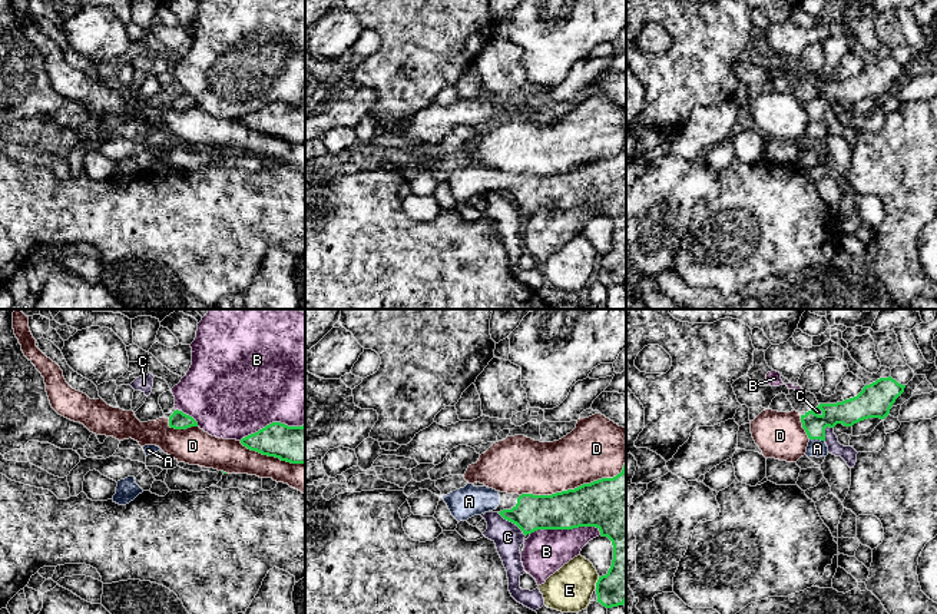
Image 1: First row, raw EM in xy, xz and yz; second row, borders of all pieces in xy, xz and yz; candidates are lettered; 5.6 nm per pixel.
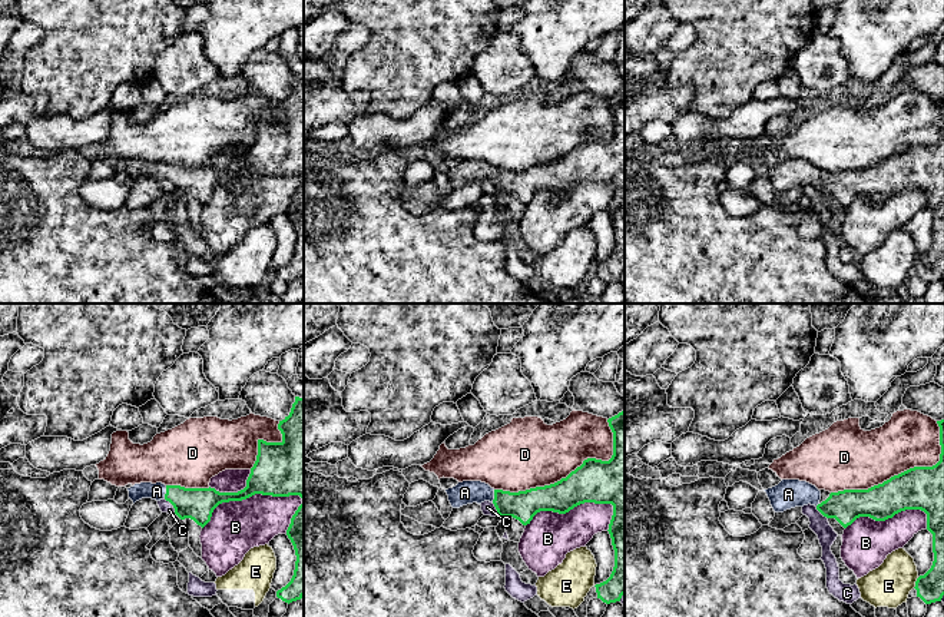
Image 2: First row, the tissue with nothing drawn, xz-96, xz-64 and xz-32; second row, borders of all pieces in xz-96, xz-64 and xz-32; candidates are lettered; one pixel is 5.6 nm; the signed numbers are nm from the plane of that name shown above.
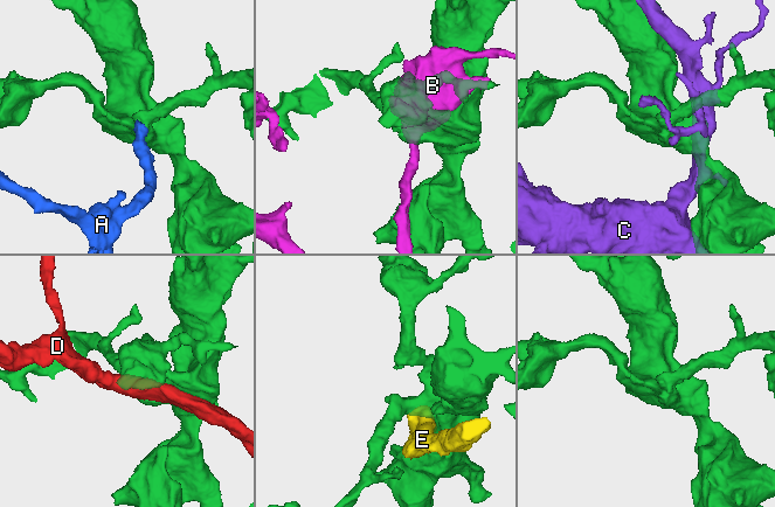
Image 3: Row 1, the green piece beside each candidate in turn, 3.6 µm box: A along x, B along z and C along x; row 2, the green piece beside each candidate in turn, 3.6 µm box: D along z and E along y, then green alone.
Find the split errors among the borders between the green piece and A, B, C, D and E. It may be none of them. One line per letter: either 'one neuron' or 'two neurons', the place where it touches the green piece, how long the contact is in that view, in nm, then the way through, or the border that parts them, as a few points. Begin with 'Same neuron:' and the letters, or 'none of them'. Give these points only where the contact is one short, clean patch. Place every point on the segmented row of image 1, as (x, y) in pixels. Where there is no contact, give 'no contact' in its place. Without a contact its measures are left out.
Same neuron: A
A: one neuron; contact yz (817, 438); length 90 nm; way yz (850, 411), (833, 414), (817, 438), (817, 448)
B: two neurons; contact xz (565, 528); length 400 nm
C: two neurons; contact xz (512, 521); length 200 nm
D: two neurons; contact xz (575, 488); length 600 nm
E: two neurons; contact xz (596, 583); length 80 nm

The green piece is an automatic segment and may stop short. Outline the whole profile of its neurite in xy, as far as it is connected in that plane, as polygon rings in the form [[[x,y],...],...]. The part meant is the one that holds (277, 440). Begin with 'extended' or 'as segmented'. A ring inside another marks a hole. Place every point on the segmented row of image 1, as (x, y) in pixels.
as segmented | [[[272,422],[242,438],[241,444],[262,455],[275,457],[291,464],[305,464],[305,425],[288,427]]]

